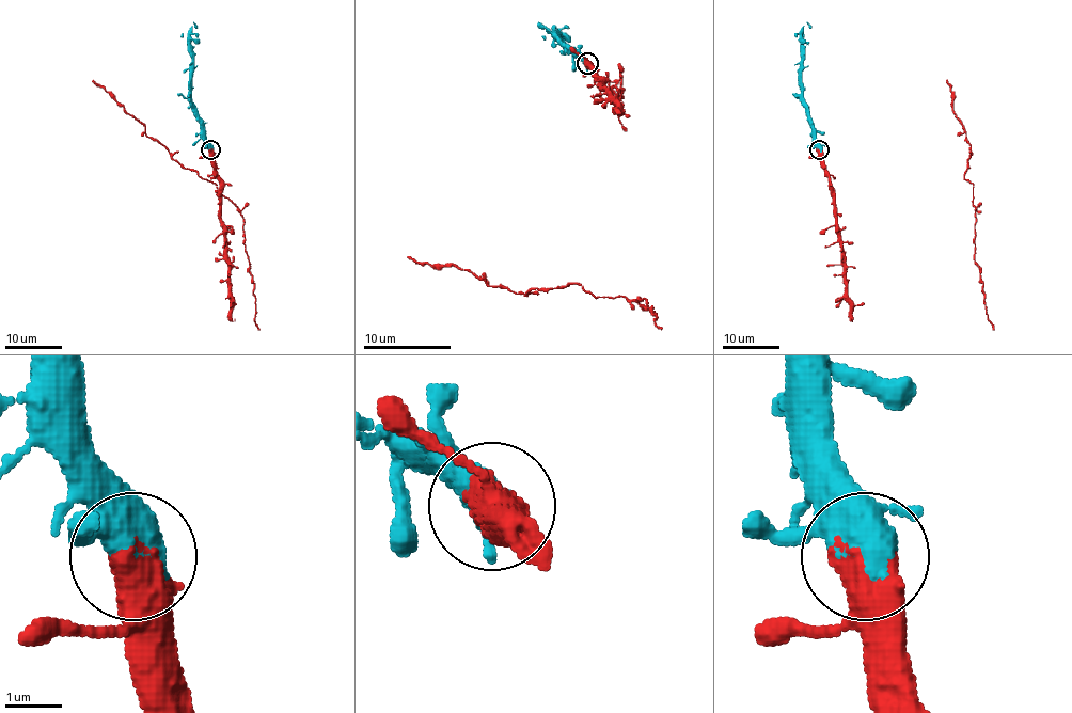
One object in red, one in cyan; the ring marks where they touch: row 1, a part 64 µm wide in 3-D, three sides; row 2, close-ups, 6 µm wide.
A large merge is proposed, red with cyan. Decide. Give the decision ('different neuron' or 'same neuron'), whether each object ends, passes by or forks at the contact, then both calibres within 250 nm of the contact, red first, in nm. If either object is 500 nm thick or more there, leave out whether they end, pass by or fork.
same neuron | 550/600 nm

